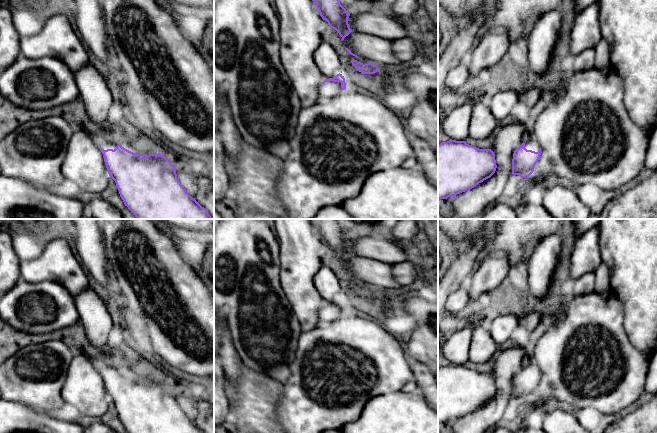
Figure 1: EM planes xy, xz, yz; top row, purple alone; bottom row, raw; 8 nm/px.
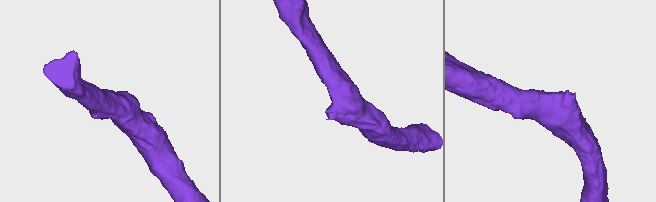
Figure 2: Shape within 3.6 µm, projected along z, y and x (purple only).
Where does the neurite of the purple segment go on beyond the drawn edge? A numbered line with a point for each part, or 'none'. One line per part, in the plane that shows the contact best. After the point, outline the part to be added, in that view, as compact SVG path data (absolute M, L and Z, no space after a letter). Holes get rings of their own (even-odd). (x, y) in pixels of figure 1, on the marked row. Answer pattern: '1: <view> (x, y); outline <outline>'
1: xz (328, 89); outline M328 81L322 84L319 95L322 97L334 97L342 91L341 82Z

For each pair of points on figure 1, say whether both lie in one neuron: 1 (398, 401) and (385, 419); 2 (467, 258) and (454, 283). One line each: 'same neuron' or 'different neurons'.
1: same neuron
2: same neuron

